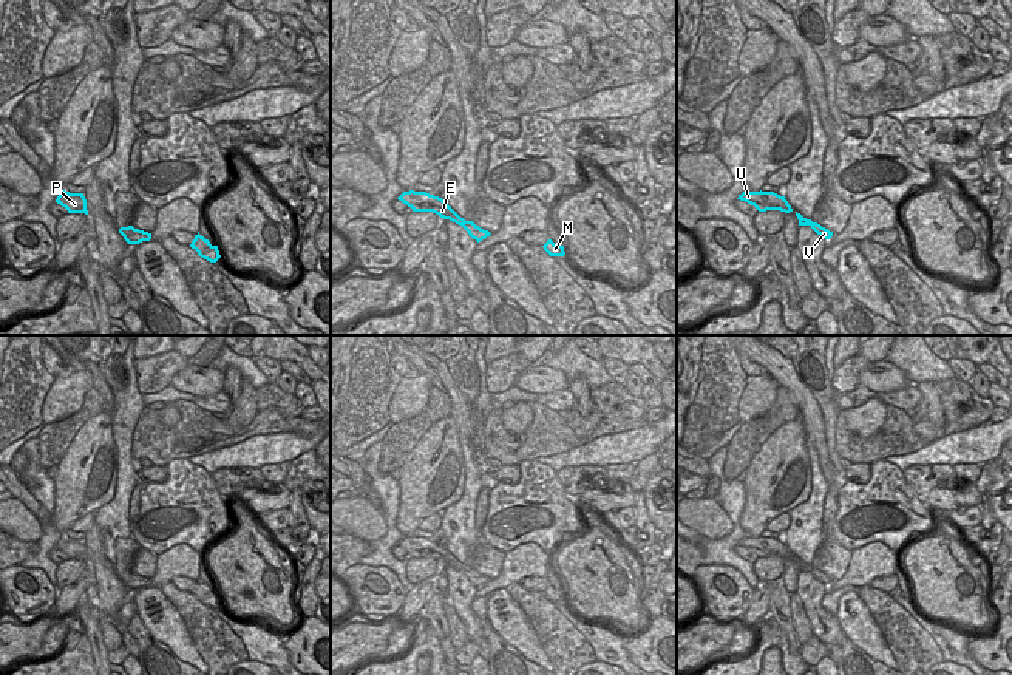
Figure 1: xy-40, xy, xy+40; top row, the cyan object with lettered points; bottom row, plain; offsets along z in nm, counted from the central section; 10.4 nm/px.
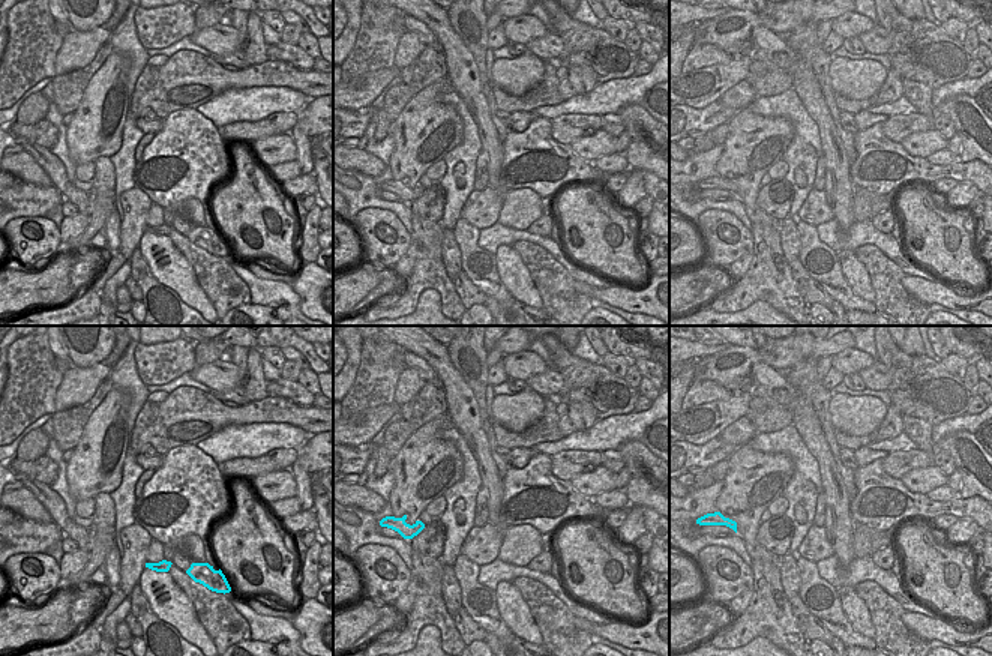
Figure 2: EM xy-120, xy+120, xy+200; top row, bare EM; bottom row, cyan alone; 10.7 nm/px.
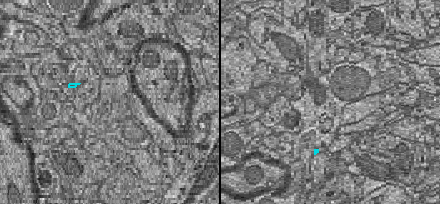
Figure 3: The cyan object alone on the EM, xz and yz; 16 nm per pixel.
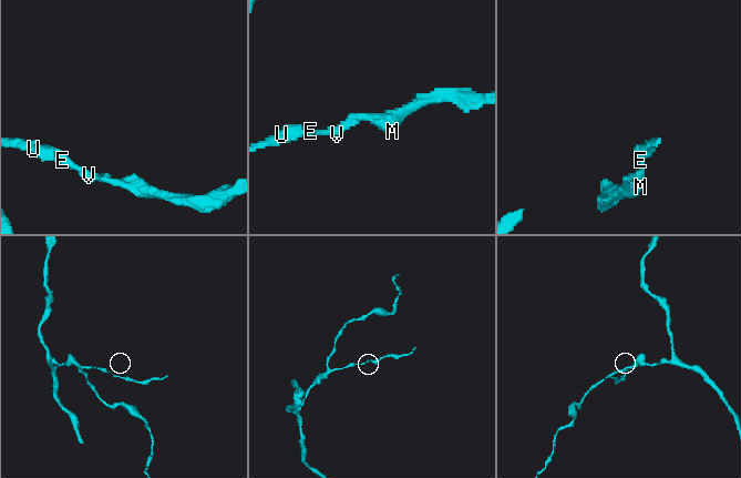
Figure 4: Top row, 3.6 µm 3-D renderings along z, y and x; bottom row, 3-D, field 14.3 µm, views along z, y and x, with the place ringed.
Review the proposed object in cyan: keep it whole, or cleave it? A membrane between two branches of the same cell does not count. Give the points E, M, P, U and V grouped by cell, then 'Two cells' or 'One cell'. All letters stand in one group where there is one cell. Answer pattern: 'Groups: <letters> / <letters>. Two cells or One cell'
Groups: E M P U V. One cell

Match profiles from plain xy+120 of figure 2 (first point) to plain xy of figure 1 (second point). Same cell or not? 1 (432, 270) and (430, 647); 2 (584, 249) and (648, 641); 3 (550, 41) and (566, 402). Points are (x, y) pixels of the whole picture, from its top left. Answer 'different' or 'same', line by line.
1: same
2: different
3: same

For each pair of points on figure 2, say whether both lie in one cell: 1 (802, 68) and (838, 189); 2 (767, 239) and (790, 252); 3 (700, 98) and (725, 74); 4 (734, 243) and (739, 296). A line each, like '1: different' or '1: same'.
1: same
2: different
3: same
4: different

